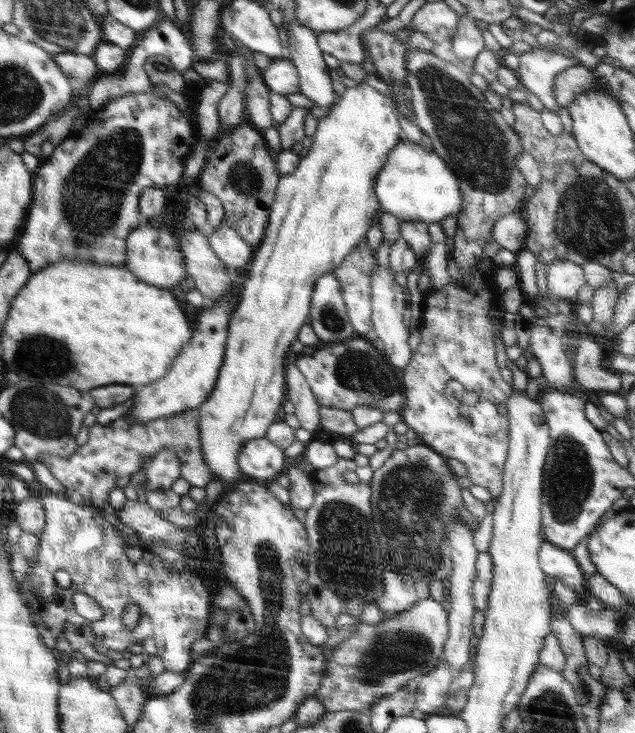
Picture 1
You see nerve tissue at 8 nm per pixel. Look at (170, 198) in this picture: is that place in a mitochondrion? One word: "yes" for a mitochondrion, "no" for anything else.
no

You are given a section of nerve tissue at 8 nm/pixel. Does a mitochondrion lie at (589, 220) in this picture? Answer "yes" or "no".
yes

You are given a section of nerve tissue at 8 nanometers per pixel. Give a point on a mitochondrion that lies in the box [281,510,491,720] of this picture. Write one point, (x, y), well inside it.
(400, 651)

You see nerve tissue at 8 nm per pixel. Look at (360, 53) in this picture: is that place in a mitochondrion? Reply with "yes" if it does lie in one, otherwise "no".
no

